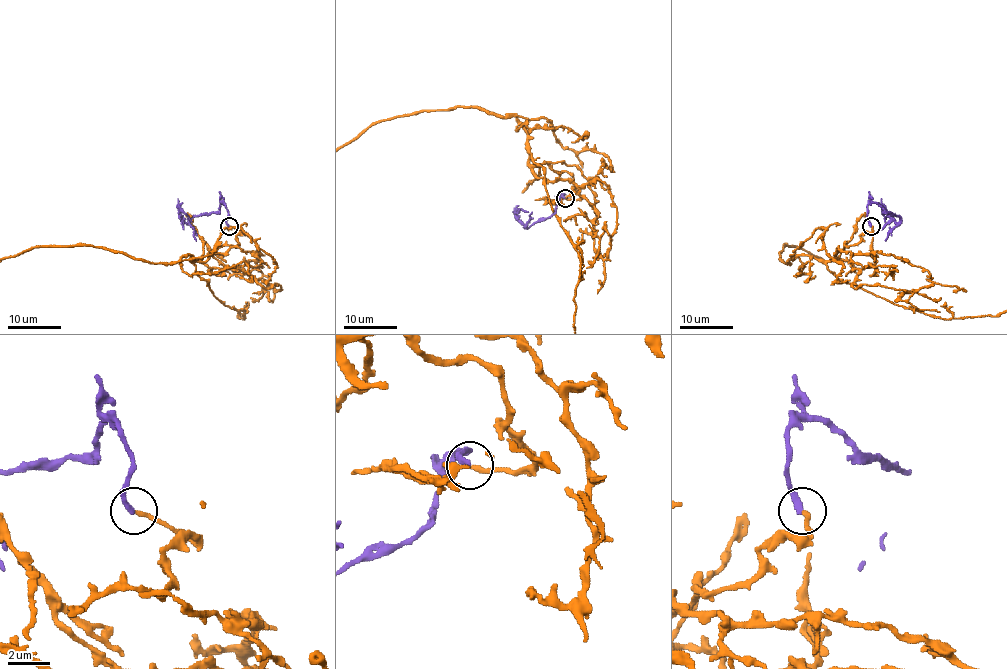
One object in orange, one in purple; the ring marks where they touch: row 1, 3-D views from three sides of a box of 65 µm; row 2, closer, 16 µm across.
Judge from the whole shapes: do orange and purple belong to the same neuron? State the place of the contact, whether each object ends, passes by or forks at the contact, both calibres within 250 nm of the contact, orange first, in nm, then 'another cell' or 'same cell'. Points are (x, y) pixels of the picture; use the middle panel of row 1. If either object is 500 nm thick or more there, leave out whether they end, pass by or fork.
place (565, 198); orange ends; purple ends; calibres 190 and 280 nm; same cell

